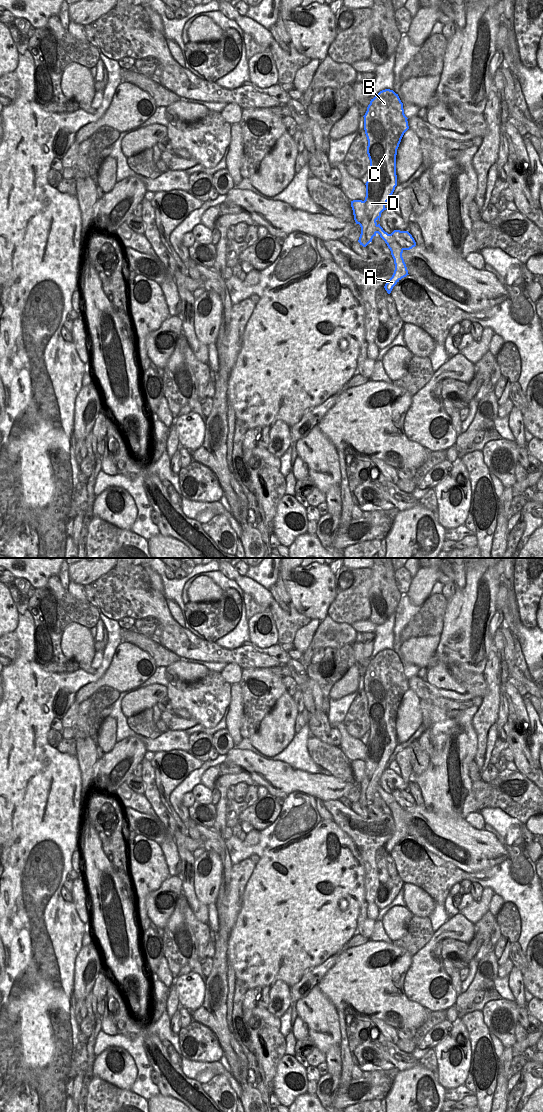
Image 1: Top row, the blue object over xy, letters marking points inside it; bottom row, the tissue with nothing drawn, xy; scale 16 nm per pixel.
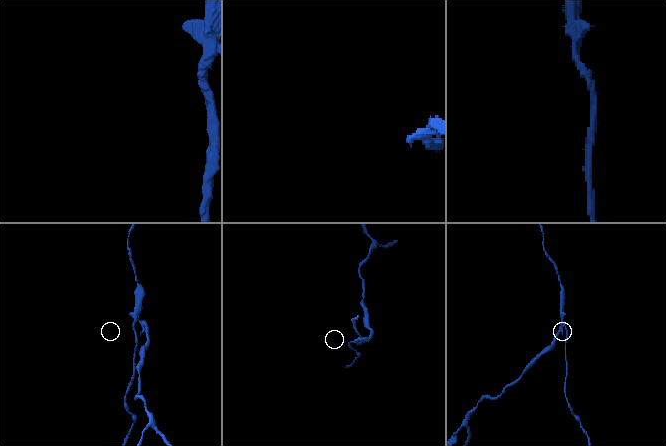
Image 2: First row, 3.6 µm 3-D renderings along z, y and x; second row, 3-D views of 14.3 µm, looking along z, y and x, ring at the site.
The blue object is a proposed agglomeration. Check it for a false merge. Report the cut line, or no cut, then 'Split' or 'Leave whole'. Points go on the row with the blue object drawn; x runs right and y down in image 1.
Split along xy (364, 200), (365, 219), (359, 224). Split

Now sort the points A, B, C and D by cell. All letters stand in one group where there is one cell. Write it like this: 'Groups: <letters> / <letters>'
Groups: A / B C D

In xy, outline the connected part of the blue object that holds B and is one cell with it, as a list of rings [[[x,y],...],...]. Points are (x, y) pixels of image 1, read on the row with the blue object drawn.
[[[393,90],[380,91],[367,107],[364,117],[364,130],[368,140],[367,154],[370,160],[370,174],[366,182],[366,219],[361,227],[358,242],[366,247],[377,233],[377,220],[380,221],[381,213],[390,196],[397,186],[396,155],[397,149],[404,133],[409,129],[407,117],[404,114],[403,103],[398,94]]]

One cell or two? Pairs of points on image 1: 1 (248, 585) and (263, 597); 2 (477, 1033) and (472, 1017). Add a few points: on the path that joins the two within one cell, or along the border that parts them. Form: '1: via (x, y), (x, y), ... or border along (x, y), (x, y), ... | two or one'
1: via (252, 587), (259, 593) | one
2: via (477, 1029), (474, 1021) | one

